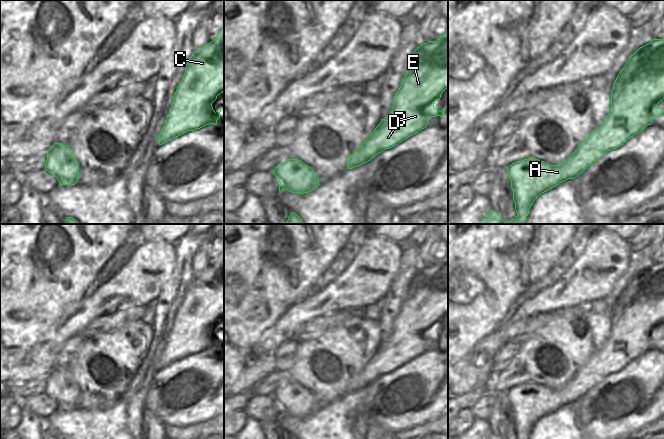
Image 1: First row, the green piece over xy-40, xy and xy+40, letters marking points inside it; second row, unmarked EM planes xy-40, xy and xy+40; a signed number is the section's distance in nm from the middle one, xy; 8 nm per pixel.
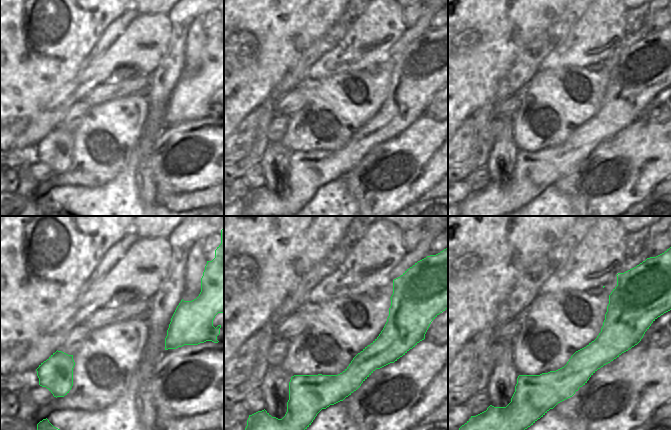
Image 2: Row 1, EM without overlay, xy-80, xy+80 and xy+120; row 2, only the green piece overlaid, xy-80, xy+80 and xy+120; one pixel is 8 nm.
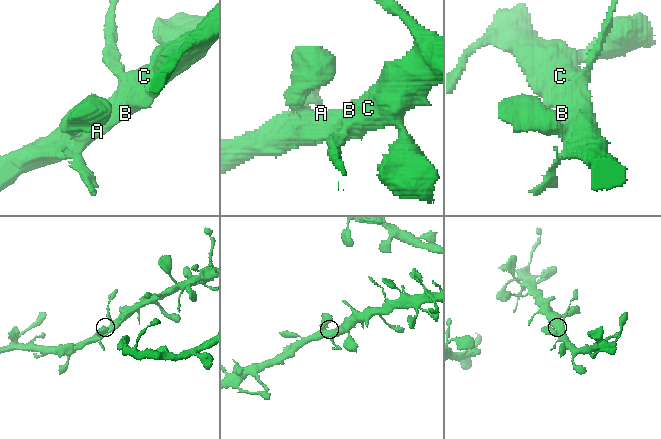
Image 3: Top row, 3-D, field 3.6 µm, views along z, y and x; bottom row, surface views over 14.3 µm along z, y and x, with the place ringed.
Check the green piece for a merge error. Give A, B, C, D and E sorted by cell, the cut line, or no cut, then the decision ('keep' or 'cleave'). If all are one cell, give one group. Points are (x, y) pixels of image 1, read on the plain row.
A B C D E | no cut | keep

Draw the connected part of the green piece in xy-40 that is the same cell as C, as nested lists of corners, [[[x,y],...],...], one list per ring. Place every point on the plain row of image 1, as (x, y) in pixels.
[[[224,250],[217,260],[202,273],[194,276],[185,290],[185,298],[177,310],[165,348],[159,358],[162,369],[188,355],[206,349],[217,349],[221,333],[213,334],[212,327],[224,316]]]

